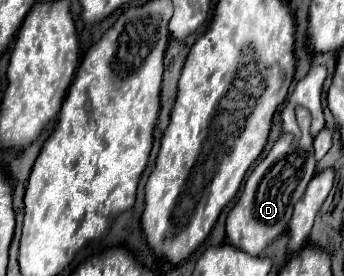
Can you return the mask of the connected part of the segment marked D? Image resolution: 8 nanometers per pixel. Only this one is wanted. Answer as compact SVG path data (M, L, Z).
M298 110L298 124L302 124L302 136L294 140L294 136L282 134L278 142L272 146L268 156L254 168L248 176L238 204L226 218L226 238L232 246L248 252L250 256L258 256L268 244L272 244L288 226L294 204L306 192L308 182L316 174L316 160L312 148L310 134L310 118L308 112Z

